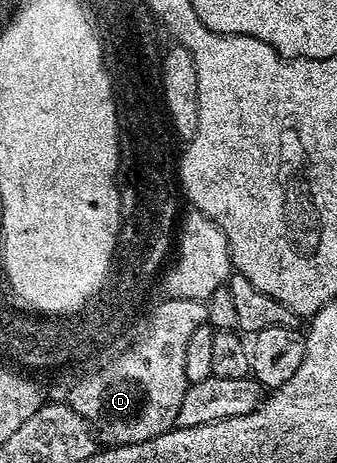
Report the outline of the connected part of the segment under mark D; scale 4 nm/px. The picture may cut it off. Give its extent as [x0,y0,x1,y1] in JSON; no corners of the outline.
[68,299,208,446]

